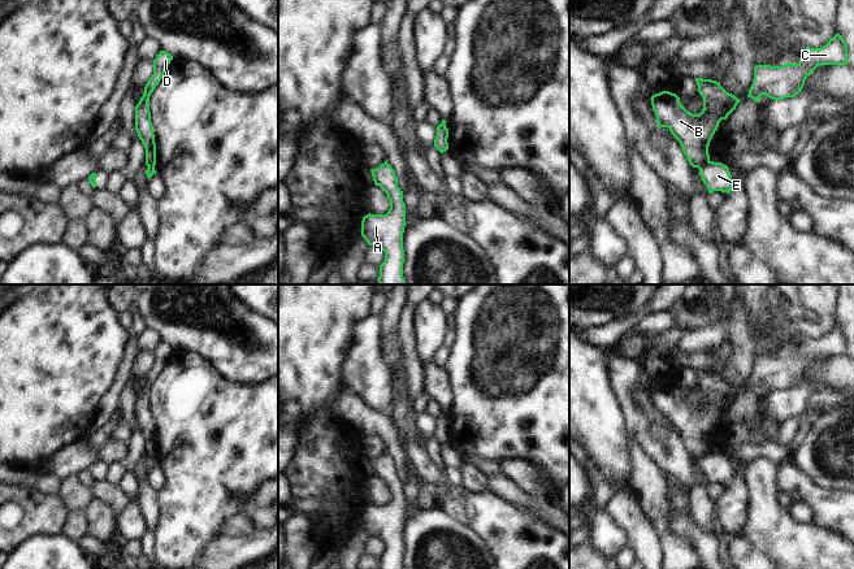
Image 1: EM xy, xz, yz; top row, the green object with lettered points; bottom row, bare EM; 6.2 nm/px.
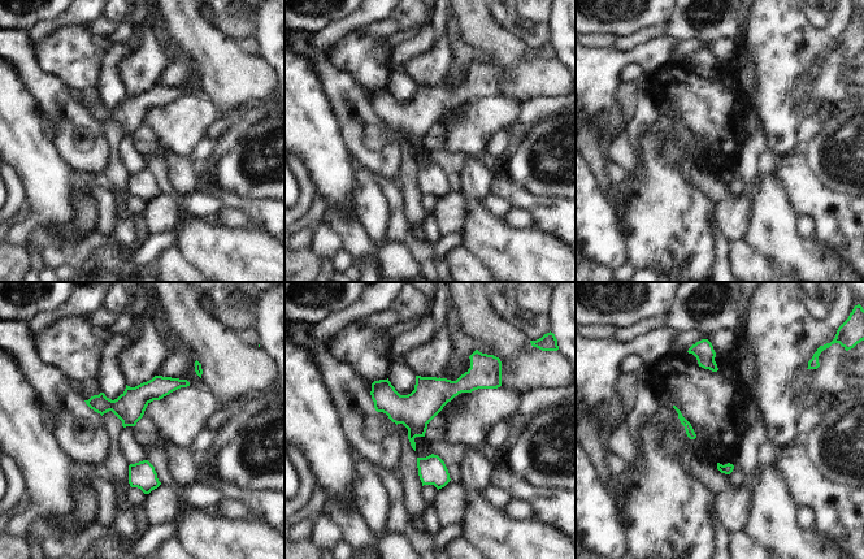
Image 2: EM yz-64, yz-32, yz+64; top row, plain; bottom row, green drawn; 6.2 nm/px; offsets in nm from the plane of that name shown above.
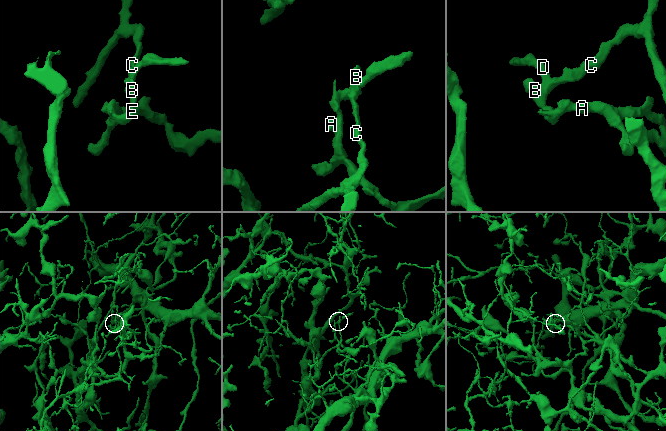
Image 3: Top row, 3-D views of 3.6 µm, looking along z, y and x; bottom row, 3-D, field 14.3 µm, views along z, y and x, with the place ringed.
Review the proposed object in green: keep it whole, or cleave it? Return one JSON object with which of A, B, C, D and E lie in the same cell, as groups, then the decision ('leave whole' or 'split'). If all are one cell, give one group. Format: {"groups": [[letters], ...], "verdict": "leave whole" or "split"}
{"groups": [["A", "E"], ["B", "C", "D"]], "verdict": "split"}

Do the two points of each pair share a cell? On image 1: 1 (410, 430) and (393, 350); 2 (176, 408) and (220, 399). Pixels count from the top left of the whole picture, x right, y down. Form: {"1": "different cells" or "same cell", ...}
{"1": "same cell", "2": "same cell"}

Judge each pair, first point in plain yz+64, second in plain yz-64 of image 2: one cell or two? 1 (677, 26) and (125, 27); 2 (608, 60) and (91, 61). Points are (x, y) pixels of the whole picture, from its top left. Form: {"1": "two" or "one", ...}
{"1": "two", "2": "two"}

